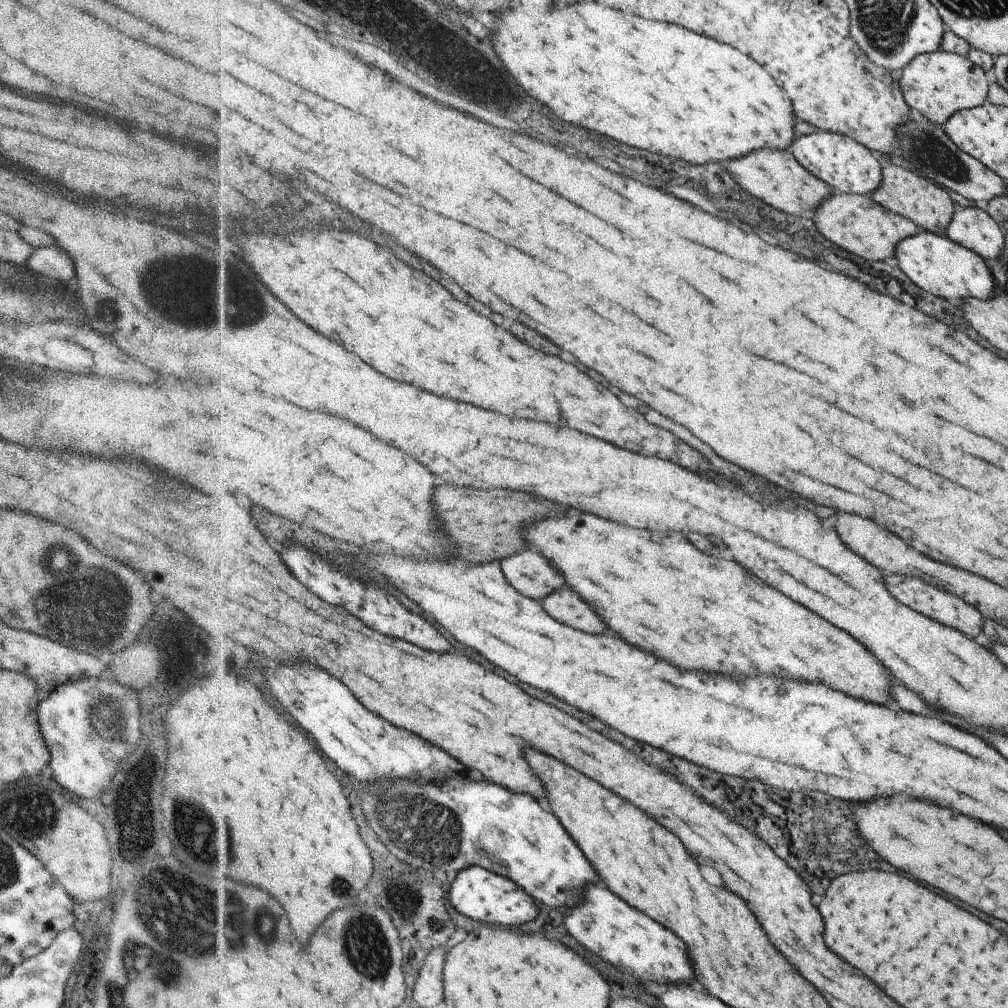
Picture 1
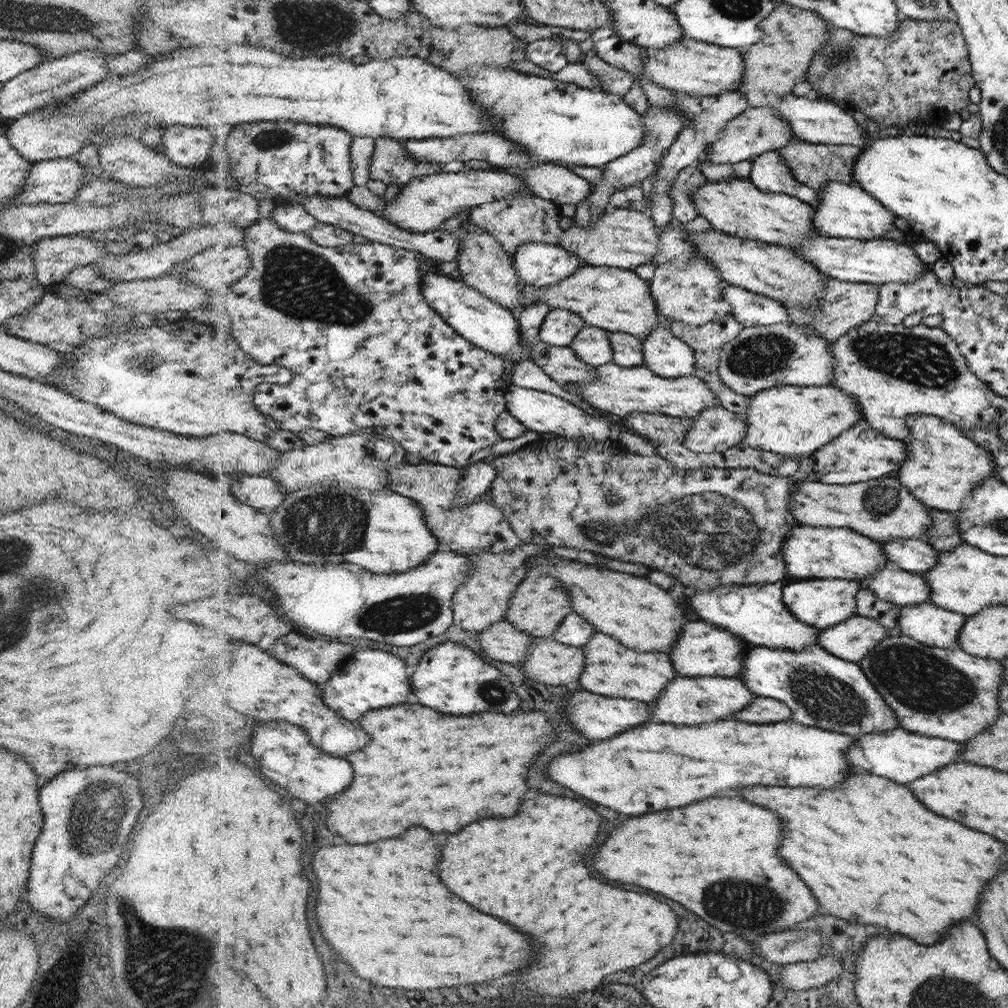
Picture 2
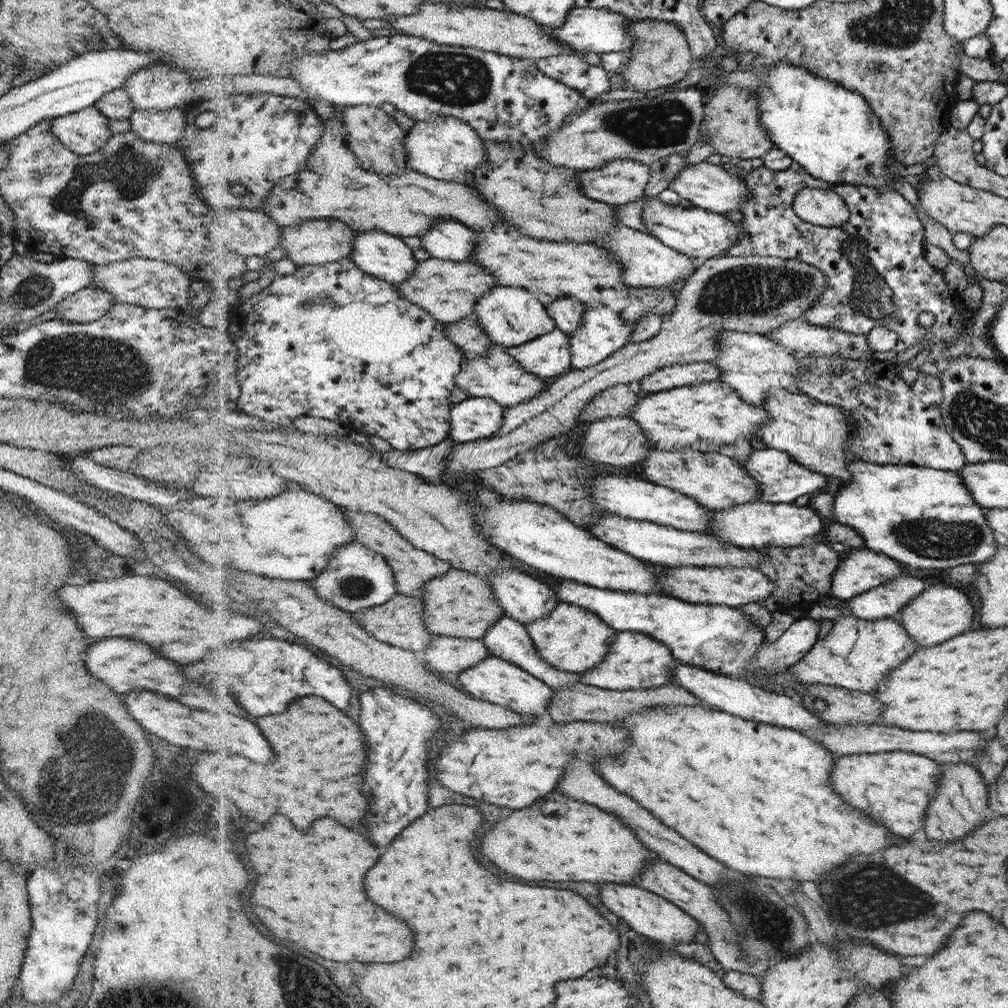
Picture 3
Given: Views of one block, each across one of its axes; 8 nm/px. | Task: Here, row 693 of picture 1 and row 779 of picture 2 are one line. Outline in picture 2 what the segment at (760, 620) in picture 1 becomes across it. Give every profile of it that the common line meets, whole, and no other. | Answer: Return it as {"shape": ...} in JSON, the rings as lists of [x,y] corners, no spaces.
{"shape":[[[855,769],[848,773],[844,784],[826,790],[744,786],[744,790],[738,792],[740,798],[748,798],[748,802],[756,802],[756,806],[764,806],[766,810],[776,810],[780,814],[780,822],[784,822],[780,858],[792,862],[792,870],[796,870],[796,874],[812,886],[812,894],[820,898],[820,906],[824,906],[832,916],[848,922],[878,924],[924,944],[936,942],[942,932],[954,924],[954,918],[956,922],[966,920],[976,910],[980,892],[996,874],[996,864],[1004,858],[1002,854],[1006,850],[1006,846],[996,838],[968,830],[958,822],[952,824],[952,820],[926,810],[907,785],[862,770]]]}

